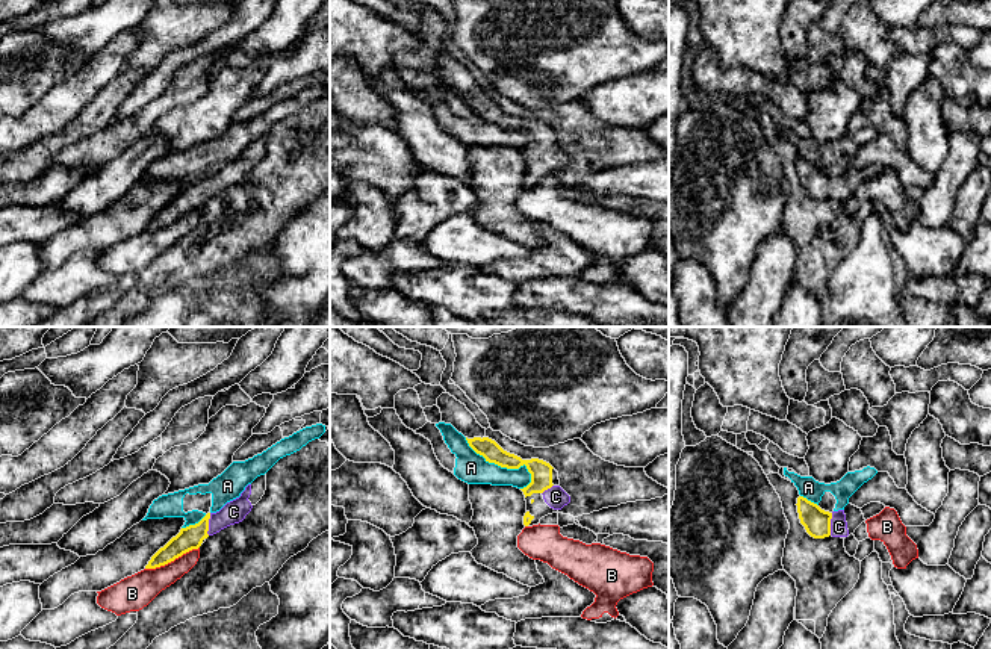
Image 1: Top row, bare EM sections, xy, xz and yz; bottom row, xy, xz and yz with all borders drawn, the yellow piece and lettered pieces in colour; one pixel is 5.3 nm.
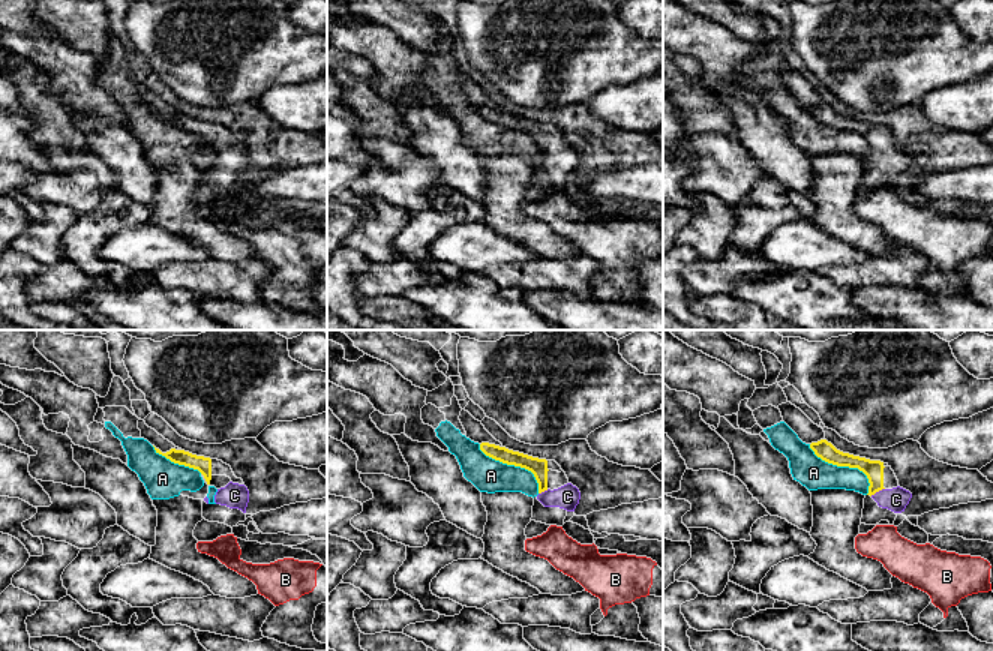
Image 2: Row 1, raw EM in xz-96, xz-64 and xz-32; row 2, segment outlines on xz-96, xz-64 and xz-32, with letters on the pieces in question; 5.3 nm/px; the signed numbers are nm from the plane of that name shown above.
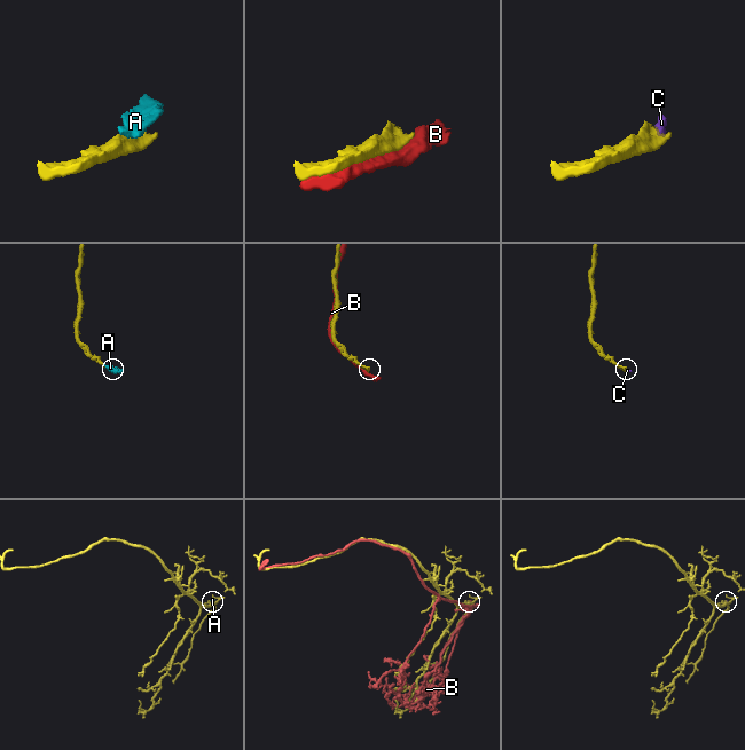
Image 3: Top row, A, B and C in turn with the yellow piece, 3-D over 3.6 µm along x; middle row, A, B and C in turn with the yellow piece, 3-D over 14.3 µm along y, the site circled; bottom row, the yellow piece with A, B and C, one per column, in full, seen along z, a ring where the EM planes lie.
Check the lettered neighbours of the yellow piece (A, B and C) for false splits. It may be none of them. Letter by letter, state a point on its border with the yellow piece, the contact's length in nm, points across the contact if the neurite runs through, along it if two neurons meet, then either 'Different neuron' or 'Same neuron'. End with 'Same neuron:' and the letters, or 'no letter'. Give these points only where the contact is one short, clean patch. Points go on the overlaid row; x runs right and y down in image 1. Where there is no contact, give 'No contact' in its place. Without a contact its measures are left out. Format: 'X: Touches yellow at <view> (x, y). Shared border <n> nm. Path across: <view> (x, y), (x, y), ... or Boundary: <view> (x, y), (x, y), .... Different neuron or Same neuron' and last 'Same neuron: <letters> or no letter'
A: Touches yellow at xz (501, 466). Shared border 420 nm. Different neuron
B: Touches yellow at xy (171, 560). Shared border 320 nm. Different neuron
C: Touches yellow at xy (208, 524). Shared border 120 nm. Path across: xy (191, 537), (208, 524), (220, 521), (233, 512). Same neuron
Same neuron: C

